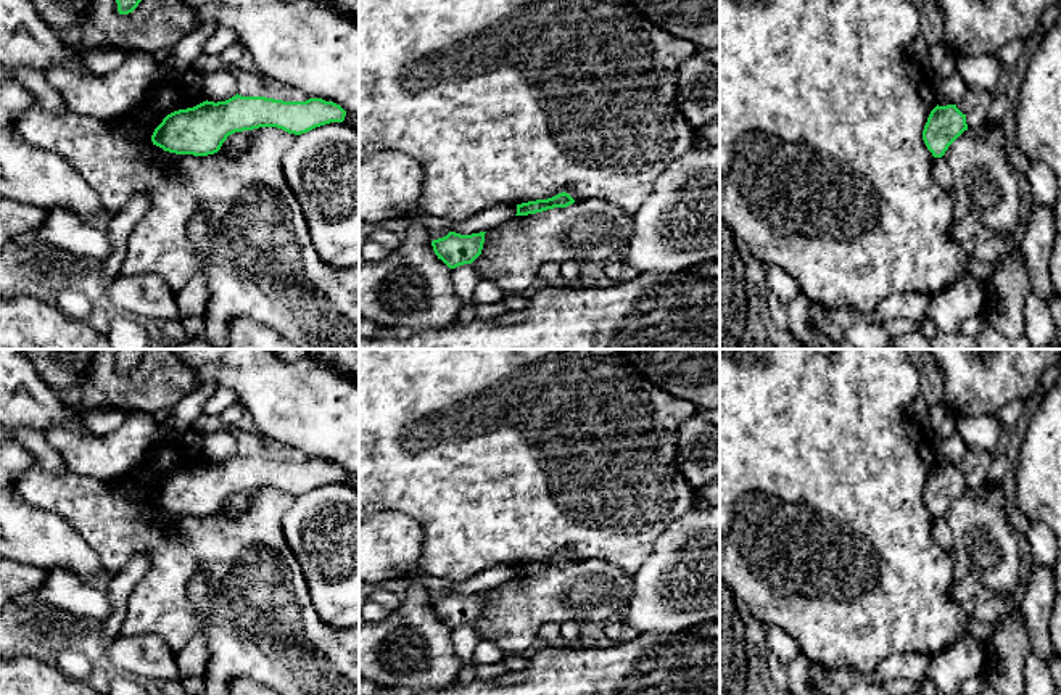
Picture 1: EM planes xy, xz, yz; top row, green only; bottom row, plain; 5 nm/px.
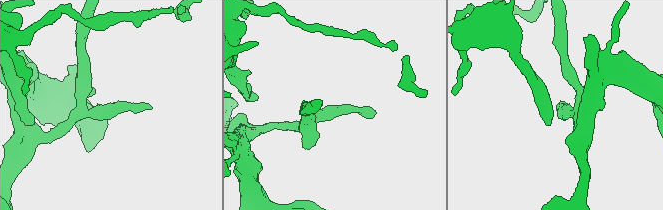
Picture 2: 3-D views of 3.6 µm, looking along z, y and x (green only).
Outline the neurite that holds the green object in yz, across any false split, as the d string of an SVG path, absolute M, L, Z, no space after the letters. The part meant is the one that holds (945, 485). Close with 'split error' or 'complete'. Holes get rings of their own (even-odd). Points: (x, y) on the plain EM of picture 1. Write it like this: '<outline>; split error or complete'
M937 465L927 478L923 500L934 518L942 518L964 491L968 491L966 475L956 465Z; complete

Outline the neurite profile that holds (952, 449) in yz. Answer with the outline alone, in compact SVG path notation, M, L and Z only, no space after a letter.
M956 431L945 439L932 438L932 441L934 441L939 467L956 465L969 450L964 439Z

